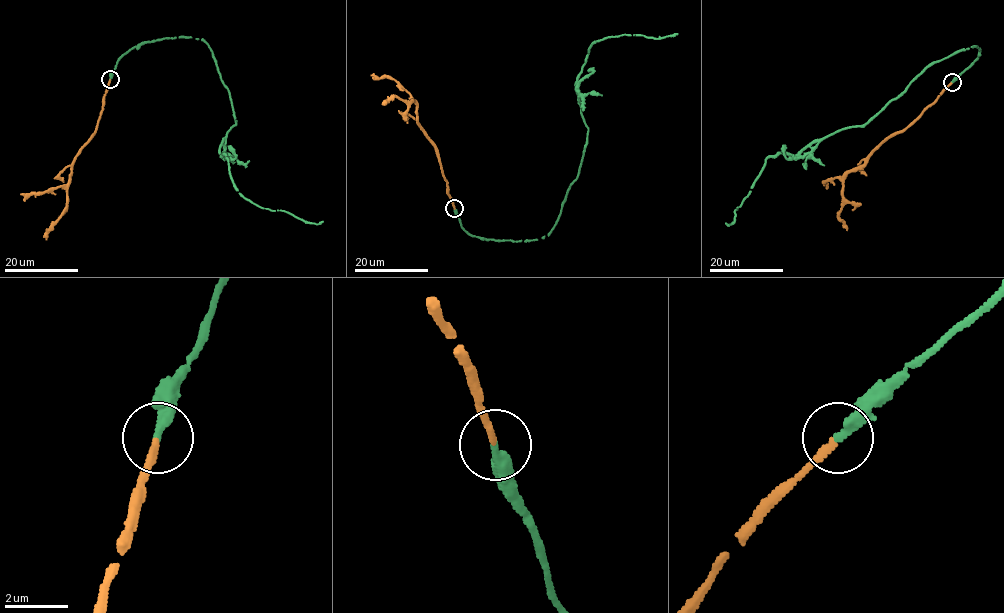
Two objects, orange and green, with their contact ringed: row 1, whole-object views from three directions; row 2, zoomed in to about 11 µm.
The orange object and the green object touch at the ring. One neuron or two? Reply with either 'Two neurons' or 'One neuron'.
One neuron

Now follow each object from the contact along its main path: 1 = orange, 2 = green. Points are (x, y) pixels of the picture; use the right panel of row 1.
1: (952, 82), (905, 128), (890, 134), (861, 165), (847, 173), (842, 185), (843, 205), (838, 216), (847, 230)
2: (952, 82), (979, 49), (931, 63), (862, 125), (814, 140), (795, 155), (770, 156), (732, 223), (725, 223)

